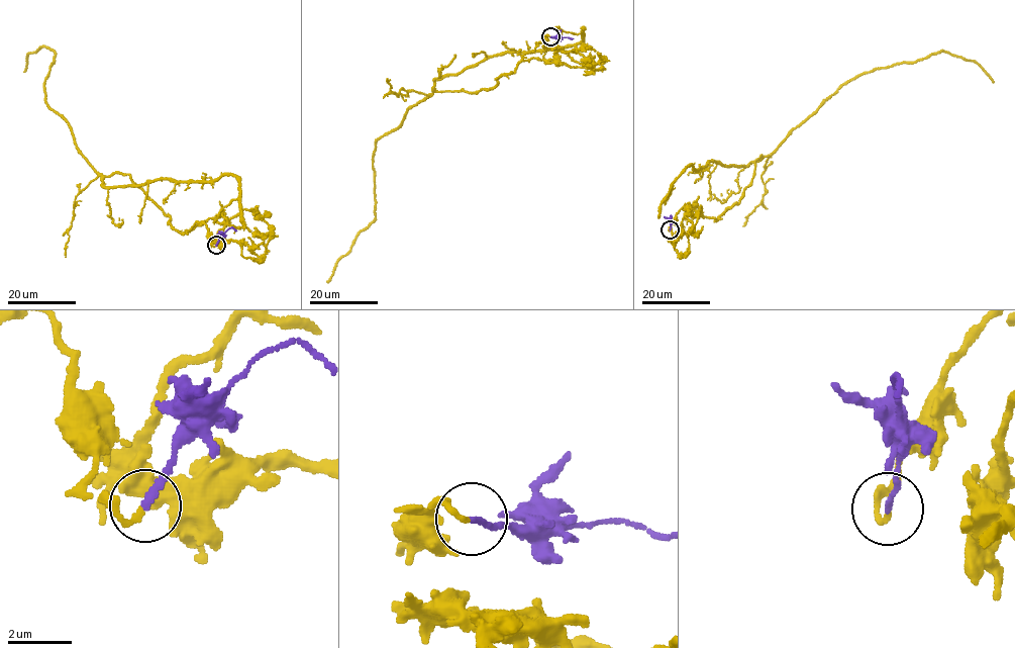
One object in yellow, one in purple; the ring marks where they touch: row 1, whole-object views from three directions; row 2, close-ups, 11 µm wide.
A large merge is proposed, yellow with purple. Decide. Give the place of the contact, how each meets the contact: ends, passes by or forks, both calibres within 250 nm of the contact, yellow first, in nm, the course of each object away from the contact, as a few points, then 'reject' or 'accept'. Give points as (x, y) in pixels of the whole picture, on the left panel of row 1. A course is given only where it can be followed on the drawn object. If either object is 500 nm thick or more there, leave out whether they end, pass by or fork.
place (216, 245); yellow ends; purple ends; calibres 170 and 180 nm; course yellow (215, 245), (203, 223), (175, 230), (129, 175), (95, 172), (45, 100), (53, 51), (30, 52), (24, 72); course purple (215, 245), (228, 228), (236, 230); accept

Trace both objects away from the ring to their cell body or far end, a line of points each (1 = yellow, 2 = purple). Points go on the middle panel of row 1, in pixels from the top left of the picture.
1: (550, 36), (489, 90), (433, 91), (375, 143), (375, 218), (326, 282)
2: (550, 36), (573, 38)

